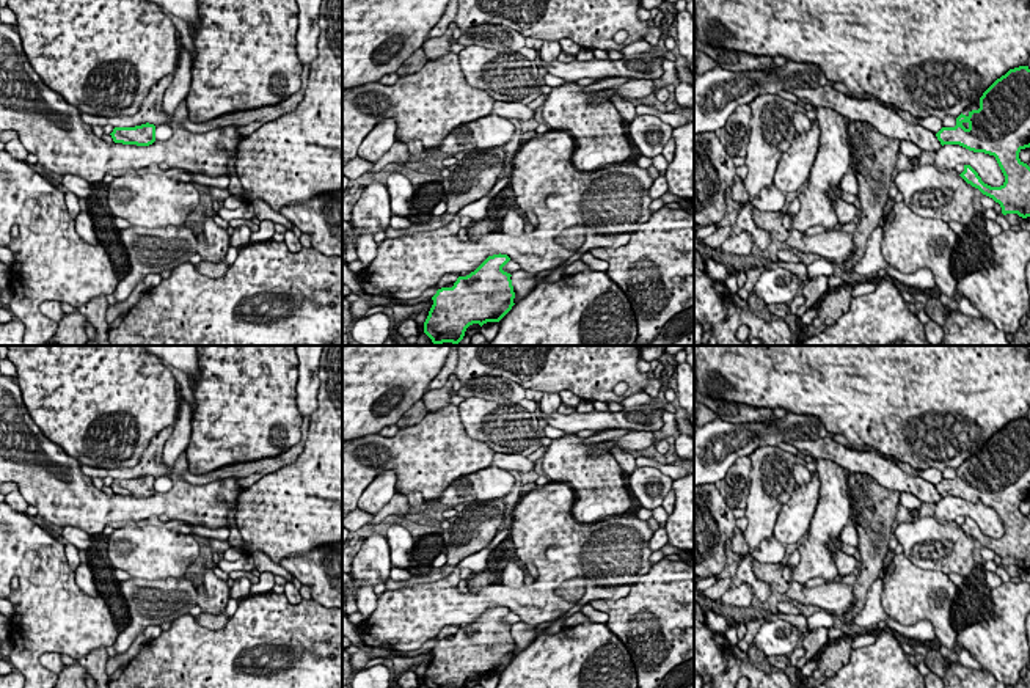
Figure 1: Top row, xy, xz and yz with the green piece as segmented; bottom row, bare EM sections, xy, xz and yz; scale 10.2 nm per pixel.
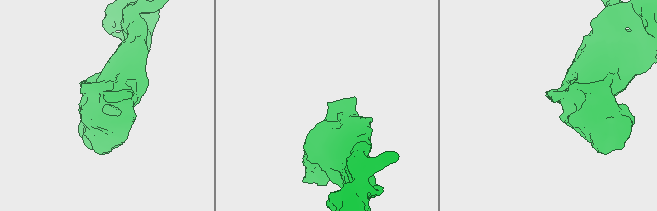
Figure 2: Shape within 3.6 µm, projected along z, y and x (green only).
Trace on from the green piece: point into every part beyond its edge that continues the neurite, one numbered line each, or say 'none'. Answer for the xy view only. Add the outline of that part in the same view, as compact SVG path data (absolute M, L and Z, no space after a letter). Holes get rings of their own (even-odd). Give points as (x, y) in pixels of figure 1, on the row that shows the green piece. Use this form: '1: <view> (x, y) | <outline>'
none

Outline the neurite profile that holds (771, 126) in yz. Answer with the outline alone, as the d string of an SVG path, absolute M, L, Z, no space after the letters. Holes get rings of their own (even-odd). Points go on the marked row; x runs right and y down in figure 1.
M760 94L749 107L752 118L744 157L747 167L744 188L751 198L755 198L765 187L772 185L777 163L791 146L798 104L777 94Z

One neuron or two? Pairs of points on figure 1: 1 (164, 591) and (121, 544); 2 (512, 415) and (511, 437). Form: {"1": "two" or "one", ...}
{"1": "two", "2": "one"}

